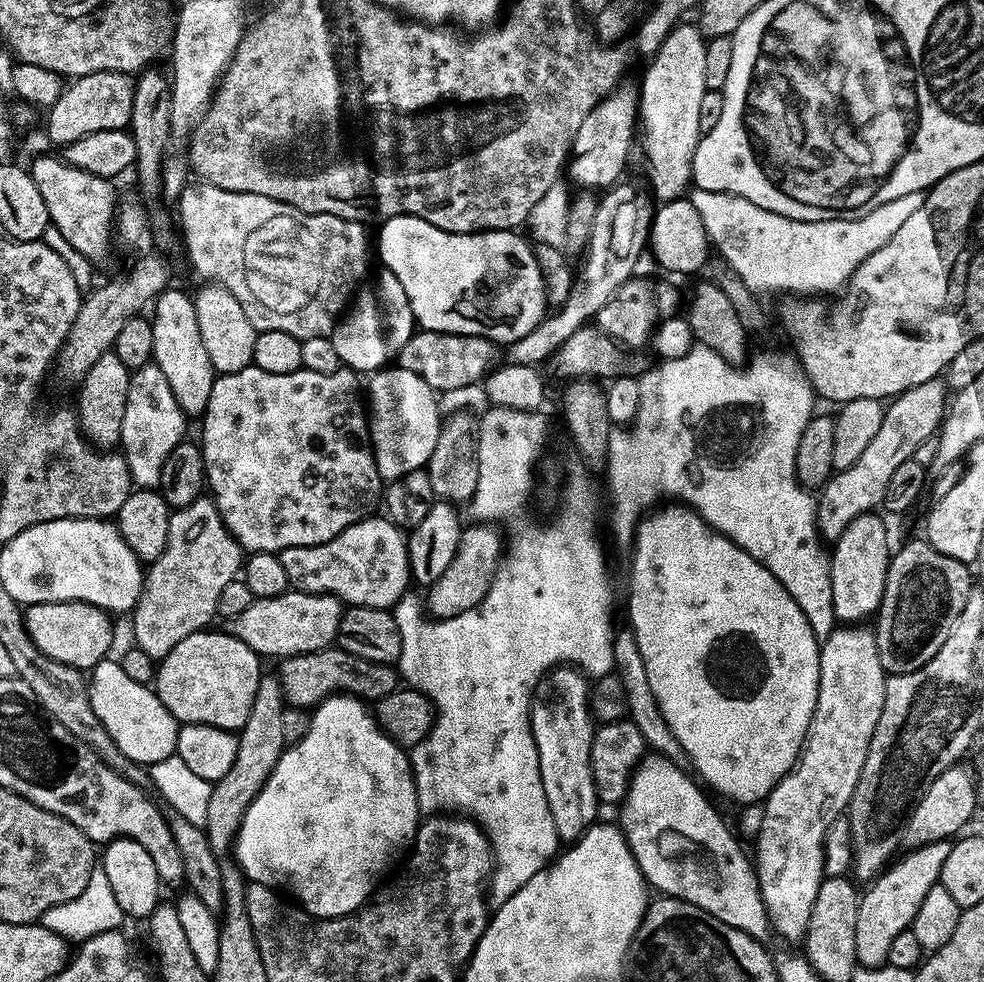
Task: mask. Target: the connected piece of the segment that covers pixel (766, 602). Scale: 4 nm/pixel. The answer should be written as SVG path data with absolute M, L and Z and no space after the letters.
M680 502L669 505L669 508L657 507L648 514L653 516L645 515L634 531L636 549L632 552L632 569L628 572L628 620L632 623L629 624L630 630L636 636L638 651L642 653L646 678L650 678L650 690L654 690L654 698L658 698L658 710L662 710L662 718L666 718L670 730L674 730L674 738L678 738L681 753L686 760L688 756L689 762L696 767L695 775L713 793L716 791L728 800L737 800L737 805L759 804L768 799L775 784L800 758L800 750L804 747L804 739L808 736L808 728L816 709L821 641L817 640L810 622L806 622L806 614L802 614L798 602L790 598L782 582L778 582L778 578L774 578L774 574L770 574L766 566L750 558L750 554L746 554L746 550L739 548L733 540L716 532L691 508Z

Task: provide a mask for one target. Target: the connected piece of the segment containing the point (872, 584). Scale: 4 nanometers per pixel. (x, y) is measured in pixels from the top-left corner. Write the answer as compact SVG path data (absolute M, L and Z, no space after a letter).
M875 511L862 514L858 518L854 518L854 522L850 522L850 526L846 526L842 530L840 539L835 541L830 548L830 582L834 590L834 614L837 621L843 622L848 626L856 626L867 618L875 617L880 610L882 602L882 594L886 590L886 574L888 573L888 561L890 559L890 547L888 548L888 528L884 525L885 517L877 514Z

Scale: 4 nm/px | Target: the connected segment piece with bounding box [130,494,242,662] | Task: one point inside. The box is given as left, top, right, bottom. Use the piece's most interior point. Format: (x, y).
(181, 588)

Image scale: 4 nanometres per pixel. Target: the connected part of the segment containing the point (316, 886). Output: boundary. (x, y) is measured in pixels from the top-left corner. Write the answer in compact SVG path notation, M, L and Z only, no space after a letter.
M337 694L322 701L321 704L317 704L311 716L312 721L309 722L304 737L297 744L289 743L285 747L270 774L270 778L266 778L258 798L254 798L254 802L250 804L250 810L242 818L242 826L238 830L234 845L234 860L235 863L239 864L240 871L244 873L245 881L261 884L267 888L275 888L291 897L299 907L310 913L311 916L321 920L329 920L335 916L345 916L351 912L357 912L368 901L368 897L385 879L384 871L403 852L405 855L411 849L416 839L416 829L422 819L422 813L416 801L416 783L412 777L412 762L409 753L399 744L395 744L380 729L380 724L365 701L358 700L354 696Z

